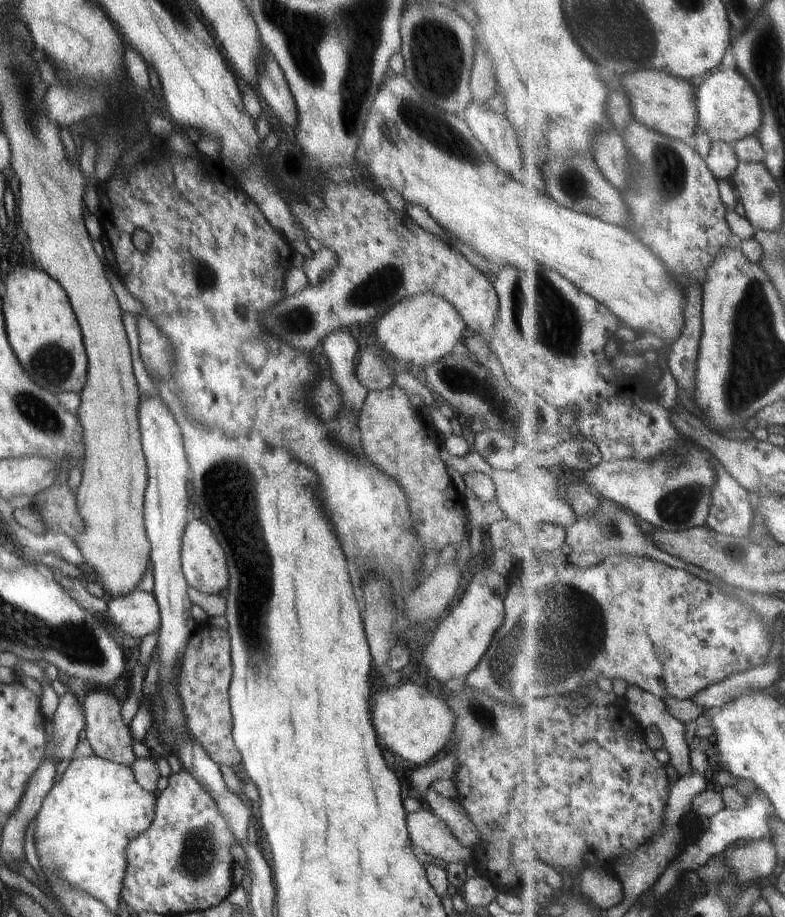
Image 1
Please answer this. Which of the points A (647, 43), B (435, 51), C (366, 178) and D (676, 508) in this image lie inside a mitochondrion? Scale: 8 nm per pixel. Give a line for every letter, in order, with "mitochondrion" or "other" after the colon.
A: mitochondrion
B: mitochondrion
C: other
D: mitochondrion

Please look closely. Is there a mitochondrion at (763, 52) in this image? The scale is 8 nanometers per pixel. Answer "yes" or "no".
yes

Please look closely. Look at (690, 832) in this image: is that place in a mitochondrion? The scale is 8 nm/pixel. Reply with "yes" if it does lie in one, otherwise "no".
no

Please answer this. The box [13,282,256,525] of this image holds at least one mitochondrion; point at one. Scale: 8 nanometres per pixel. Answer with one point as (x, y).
(53, 365)

